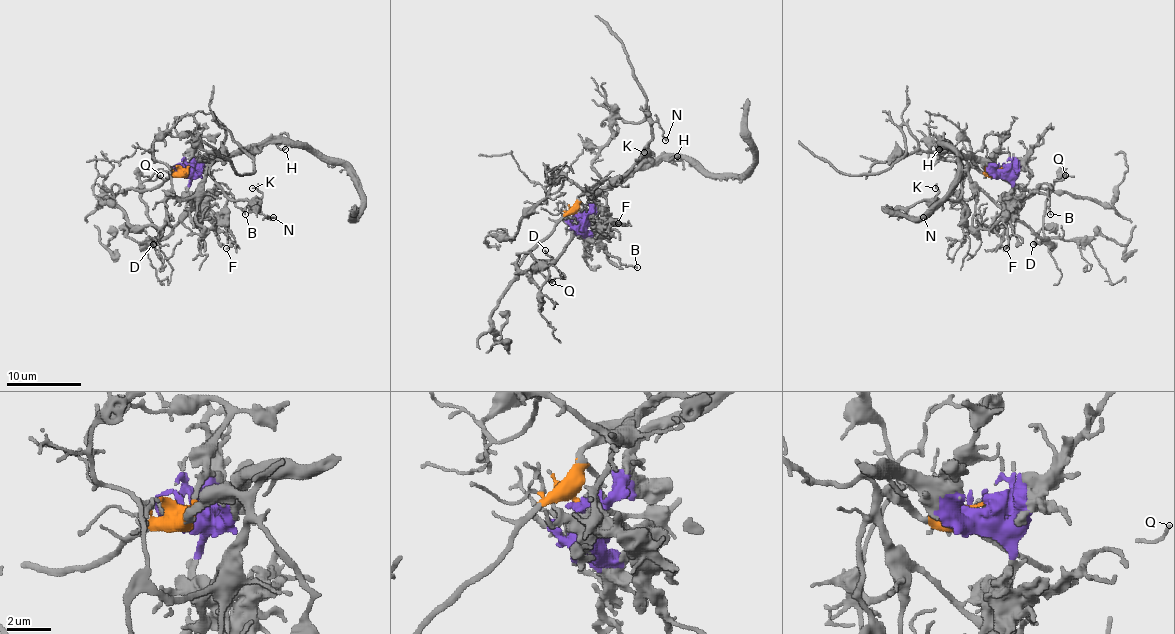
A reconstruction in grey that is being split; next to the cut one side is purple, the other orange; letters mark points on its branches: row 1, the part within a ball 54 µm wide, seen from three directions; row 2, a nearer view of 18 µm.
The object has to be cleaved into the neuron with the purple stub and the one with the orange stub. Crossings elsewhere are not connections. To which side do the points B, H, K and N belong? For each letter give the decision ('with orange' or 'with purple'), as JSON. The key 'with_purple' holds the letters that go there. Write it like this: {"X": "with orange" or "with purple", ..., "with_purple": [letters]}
{"B": "with purple", "H": "with purple", "K": "with orange", "N": "with orange", "with_purple": ["B", "H"]}

